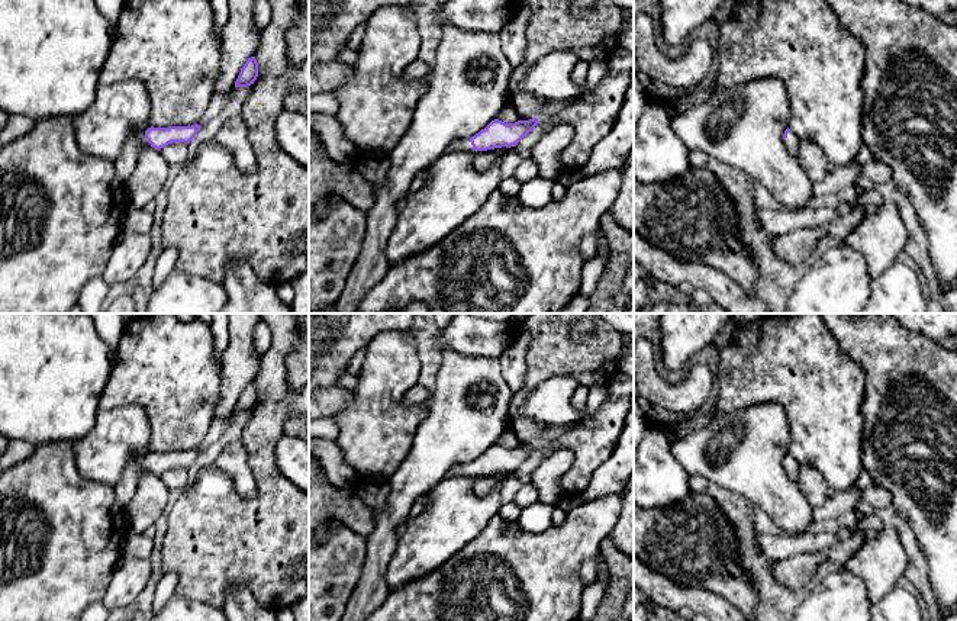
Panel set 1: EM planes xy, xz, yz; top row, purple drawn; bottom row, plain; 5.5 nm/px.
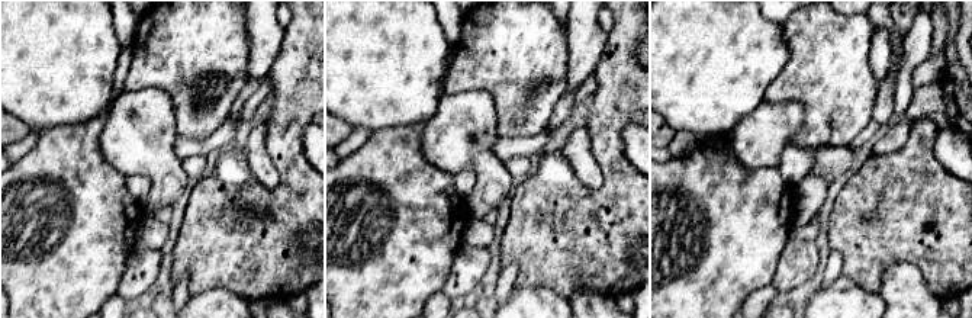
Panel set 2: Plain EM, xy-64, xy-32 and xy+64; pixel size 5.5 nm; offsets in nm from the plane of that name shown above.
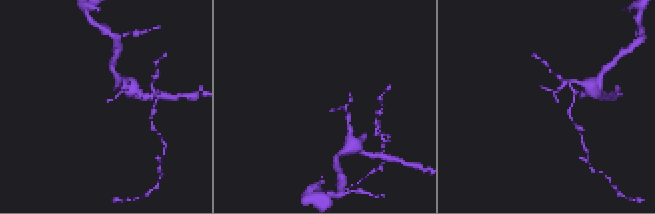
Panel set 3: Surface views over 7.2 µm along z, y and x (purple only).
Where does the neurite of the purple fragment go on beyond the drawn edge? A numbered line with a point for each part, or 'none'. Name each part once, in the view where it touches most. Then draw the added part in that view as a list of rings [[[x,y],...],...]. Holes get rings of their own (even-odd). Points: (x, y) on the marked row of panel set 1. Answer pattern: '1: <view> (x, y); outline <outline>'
1: xy (125, 164); outline [[[145,132],[132,135],[120,155],[115,160],[115,171],[116,177],[123,184],[135,171],[138,164],[139,149],[142,147],[151,147],[148,139],[145,138]]]

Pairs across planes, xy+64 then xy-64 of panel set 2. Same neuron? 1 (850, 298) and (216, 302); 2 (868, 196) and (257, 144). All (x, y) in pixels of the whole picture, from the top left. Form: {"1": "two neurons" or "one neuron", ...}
{"1": "one neuron", "2": "two neurons"}

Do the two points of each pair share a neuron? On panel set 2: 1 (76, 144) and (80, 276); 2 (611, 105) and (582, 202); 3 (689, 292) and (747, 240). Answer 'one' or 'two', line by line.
1: one
2: one
3: one

